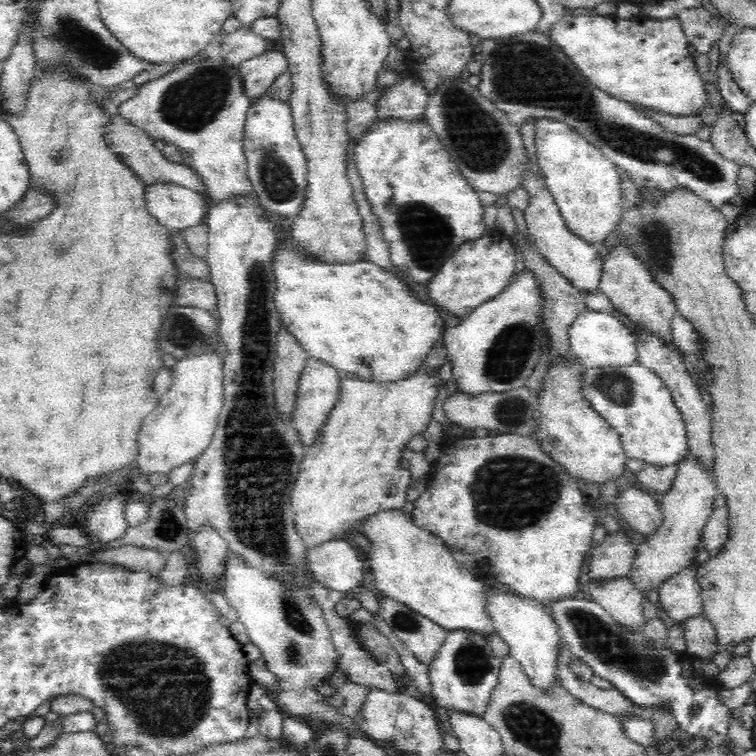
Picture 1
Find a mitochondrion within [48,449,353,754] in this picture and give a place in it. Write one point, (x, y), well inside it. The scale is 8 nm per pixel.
(165, 691)

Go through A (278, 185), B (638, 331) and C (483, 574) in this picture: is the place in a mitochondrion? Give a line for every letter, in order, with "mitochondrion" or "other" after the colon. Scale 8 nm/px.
A: mitochondrion
B: other
C: other

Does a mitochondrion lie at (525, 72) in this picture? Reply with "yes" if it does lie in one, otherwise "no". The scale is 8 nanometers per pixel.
yes

